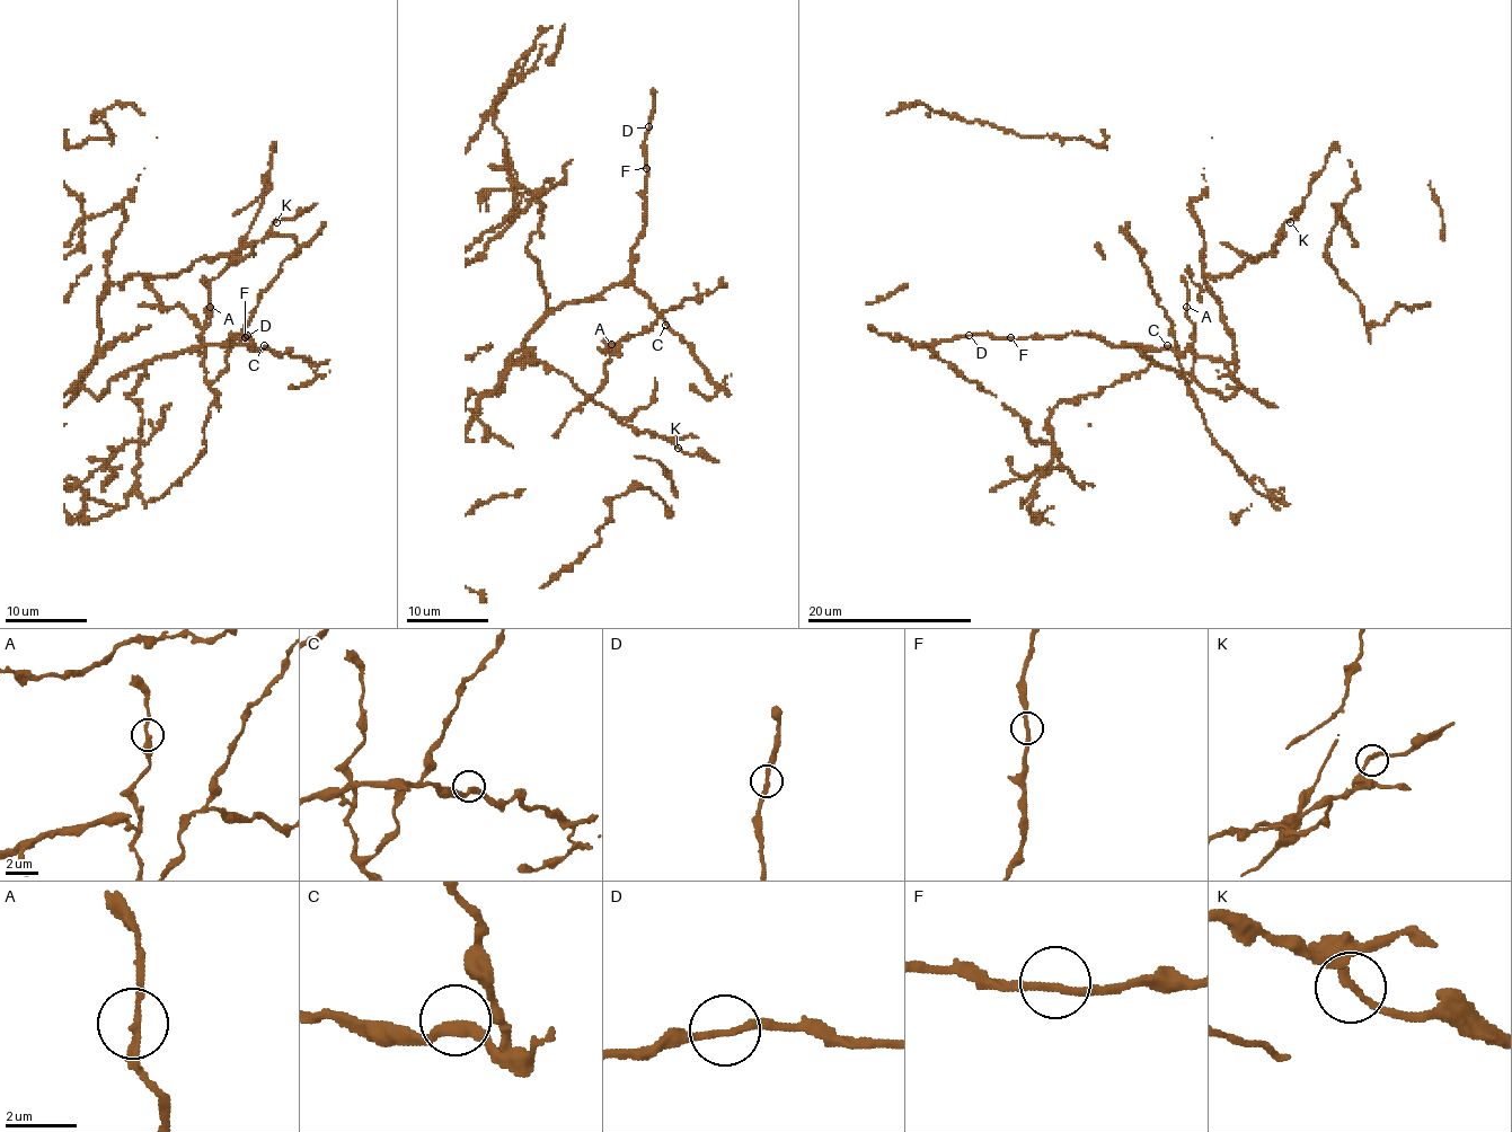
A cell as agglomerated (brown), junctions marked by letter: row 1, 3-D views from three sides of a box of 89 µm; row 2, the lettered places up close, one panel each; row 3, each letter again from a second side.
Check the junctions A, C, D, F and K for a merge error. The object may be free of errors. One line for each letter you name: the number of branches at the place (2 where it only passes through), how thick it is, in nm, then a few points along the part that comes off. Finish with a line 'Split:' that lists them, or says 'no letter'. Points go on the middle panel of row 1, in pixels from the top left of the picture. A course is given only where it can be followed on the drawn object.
Split: no letter

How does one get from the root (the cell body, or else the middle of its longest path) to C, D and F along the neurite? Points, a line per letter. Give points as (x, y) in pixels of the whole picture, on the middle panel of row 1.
C: (503, 376), (501, 390), (484, 395), (550, 314), (620, 283), (633, 283), (665, 325)
D: (503, 376), (501, 390), (484, 395), (550, 314), (598, 300), (630, 275), (630, 248), (645, 223), (648, 126)
F: (503, 376), (501, 390), (484, 395), (550, 314), (598, 300), (630, 275), (630, 248), (645, 223), (646, 168)

